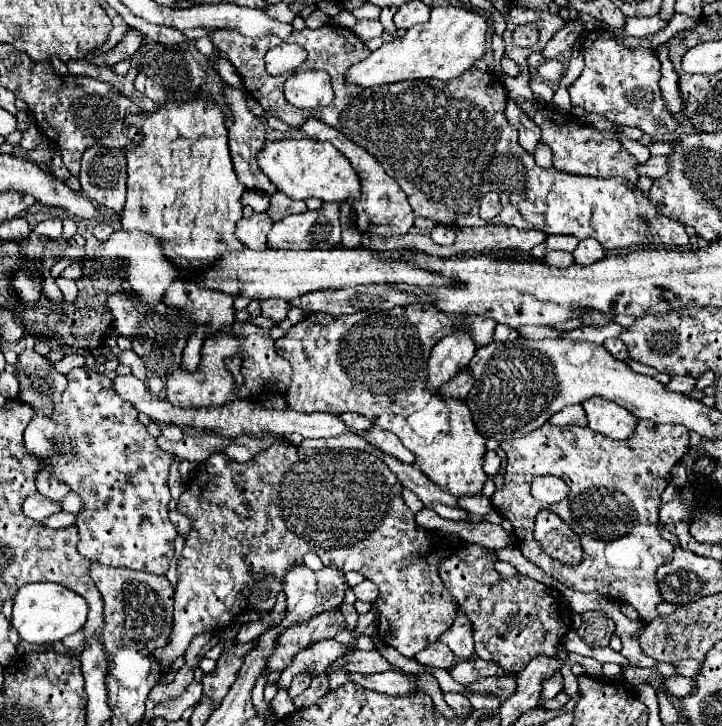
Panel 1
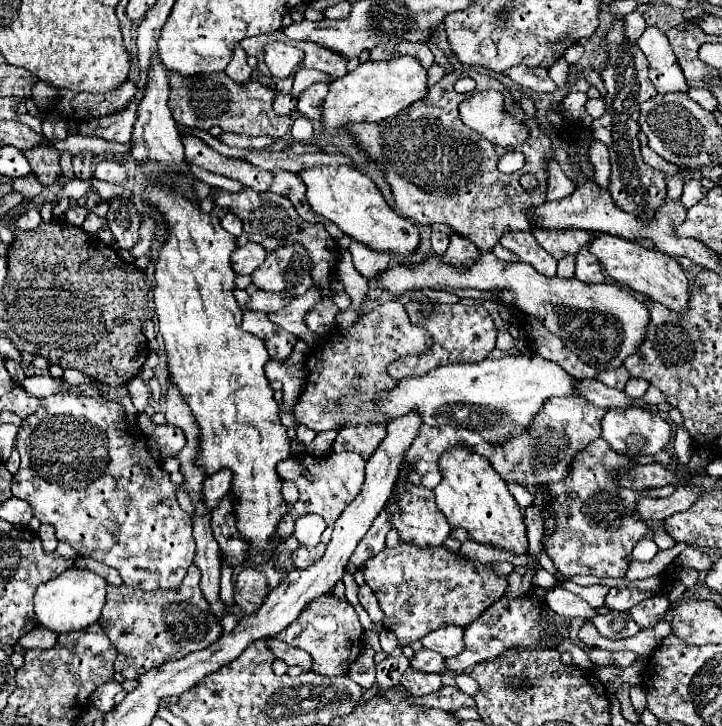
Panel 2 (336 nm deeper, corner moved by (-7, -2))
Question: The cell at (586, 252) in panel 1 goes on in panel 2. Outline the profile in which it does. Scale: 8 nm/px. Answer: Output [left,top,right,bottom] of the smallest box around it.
[576,248,604,282]

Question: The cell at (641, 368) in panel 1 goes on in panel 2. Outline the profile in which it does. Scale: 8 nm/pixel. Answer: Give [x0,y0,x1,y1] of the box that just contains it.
[624,378,648,398]

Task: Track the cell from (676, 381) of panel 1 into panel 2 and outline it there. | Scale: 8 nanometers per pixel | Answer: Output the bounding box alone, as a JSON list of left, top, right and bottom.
[578,378,636,408]

